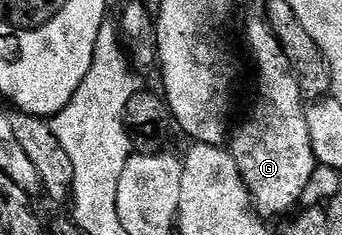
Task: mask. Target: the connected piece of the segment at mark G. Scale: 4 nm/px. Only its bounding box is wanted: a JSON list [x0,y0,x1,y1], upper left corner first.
[230,18,318,217]

